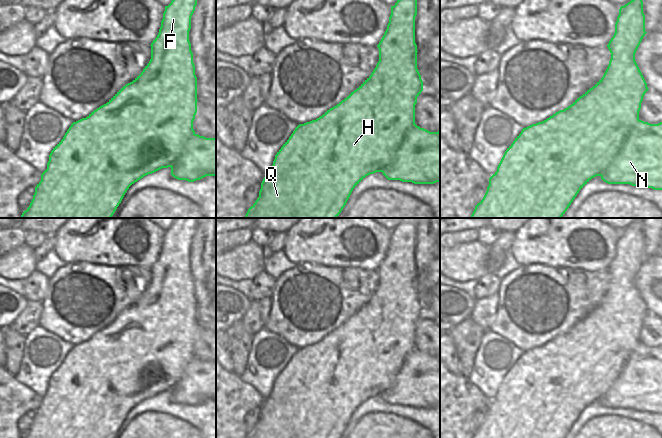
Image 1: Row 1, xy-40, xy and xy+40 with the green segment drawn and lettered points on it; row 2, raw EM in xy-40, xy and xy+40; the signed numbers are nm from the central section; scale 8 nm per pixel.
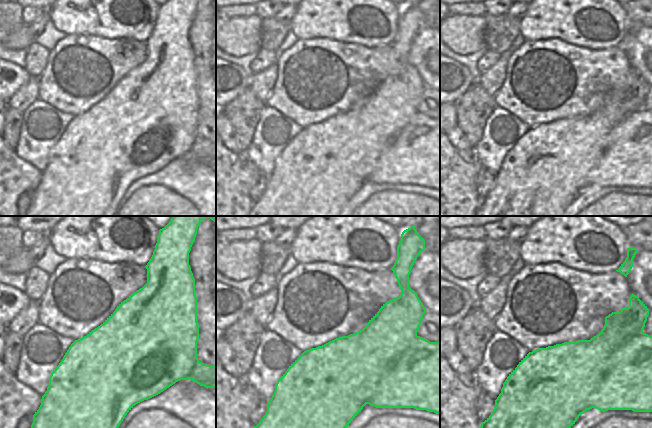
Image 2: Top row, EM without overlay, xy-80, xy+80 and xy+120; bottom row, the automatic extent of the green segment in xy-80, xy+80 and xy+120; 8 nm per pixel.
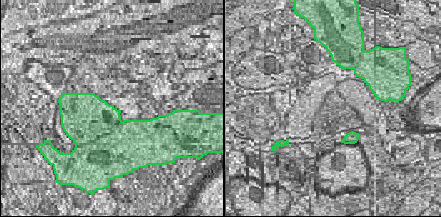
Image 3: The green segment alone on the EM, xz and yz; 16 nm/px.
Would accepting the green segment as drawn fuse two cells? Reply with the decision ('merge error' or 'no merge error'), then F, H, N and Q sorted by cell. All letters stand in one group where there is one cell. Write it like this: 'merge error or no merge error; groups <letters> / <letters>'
merge error; groups F H Q / N

